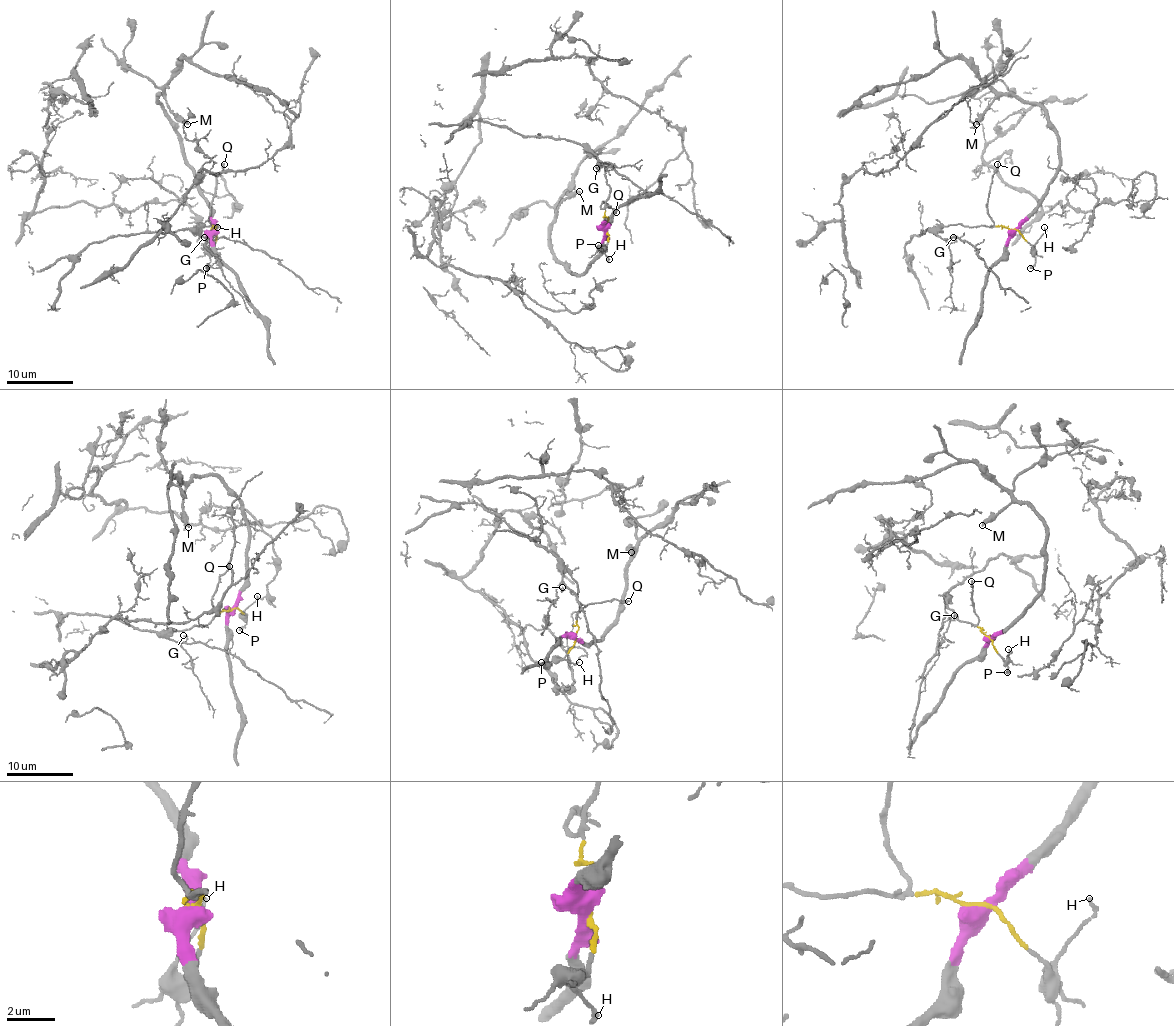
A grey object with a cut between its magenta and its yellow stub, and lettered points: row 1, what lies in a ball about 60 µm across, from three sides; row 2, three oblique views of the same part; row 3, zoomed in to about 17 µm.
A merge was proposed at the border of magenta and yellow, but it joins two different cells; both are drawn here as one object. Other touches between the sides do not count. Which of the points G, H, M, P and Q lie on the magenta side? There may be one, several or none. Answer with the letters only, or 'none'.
M

